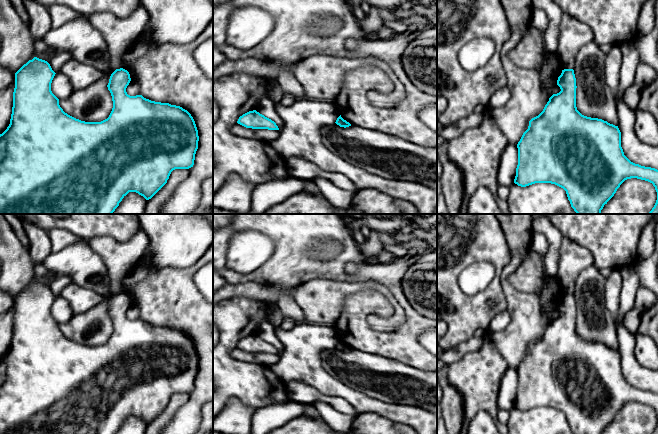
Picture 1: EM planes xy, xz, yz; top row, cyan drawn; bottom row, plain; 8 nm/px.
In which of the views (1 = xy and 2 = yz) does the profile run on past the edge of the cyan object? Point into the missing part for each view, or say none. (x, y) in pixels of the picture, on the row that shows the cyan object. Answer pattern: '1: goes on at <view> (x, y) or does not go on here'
1: does not go on here
2: does not go on here

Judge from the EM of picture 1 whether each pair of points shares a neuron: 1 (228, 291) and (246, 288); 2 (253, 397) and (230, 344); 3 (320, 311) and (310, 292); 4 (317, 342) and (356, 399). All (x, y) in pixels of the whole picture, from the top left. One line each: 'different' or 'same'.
1: same
2: same
3: same
4: same

